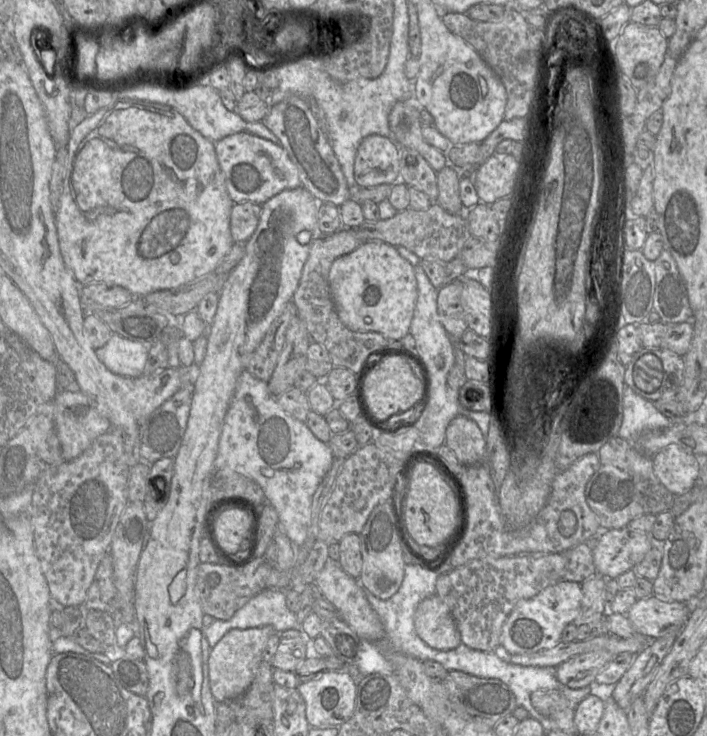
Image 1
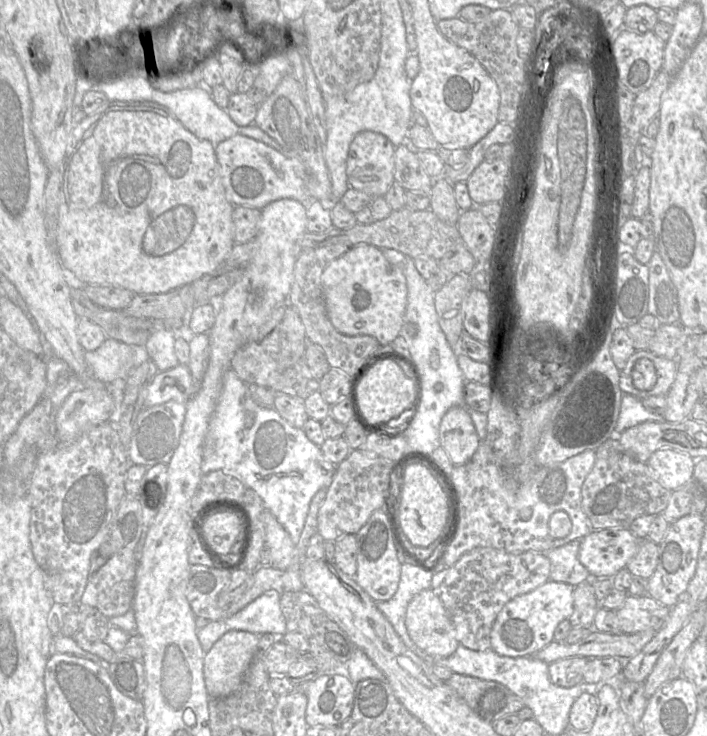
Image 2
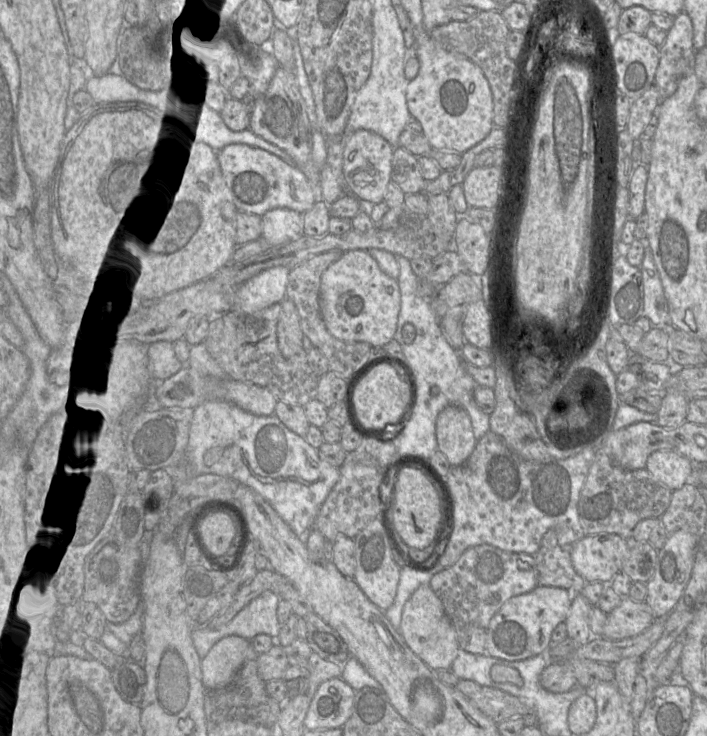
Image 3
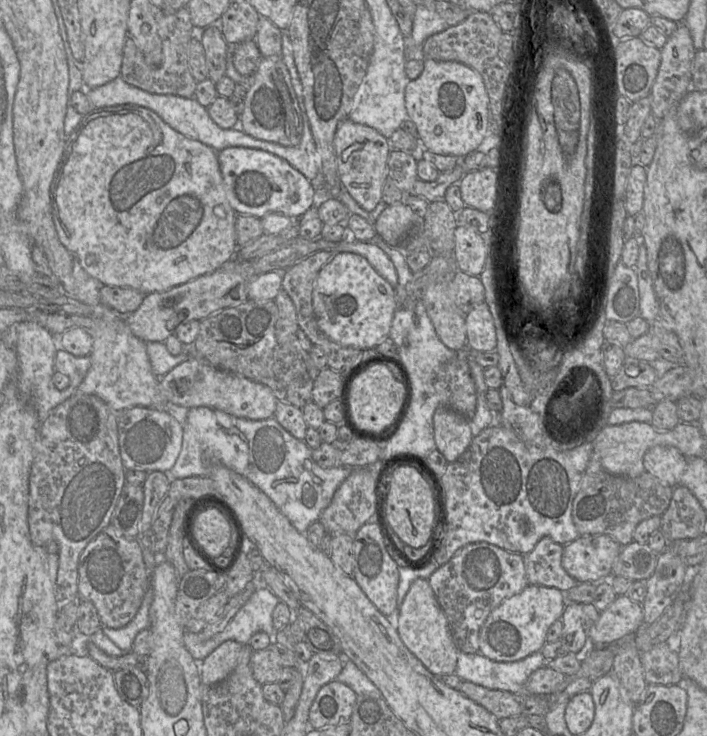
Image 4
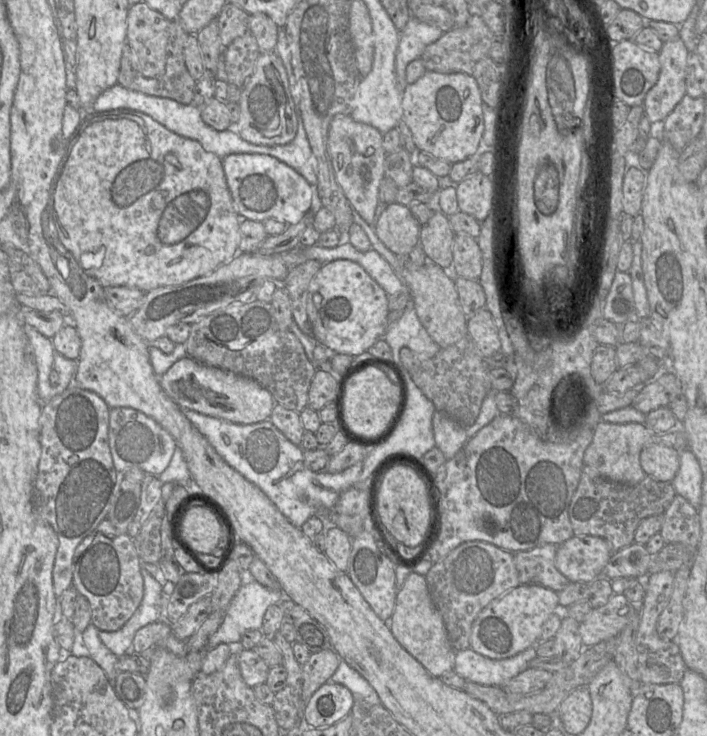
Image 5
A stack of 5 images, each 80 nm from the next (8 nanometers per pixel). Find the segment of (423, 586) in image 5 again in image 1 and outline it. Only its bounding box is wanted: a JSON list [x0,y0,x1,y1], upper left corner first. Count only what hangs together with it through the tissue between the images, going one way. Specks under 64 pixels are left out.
[414,594,462,650]

